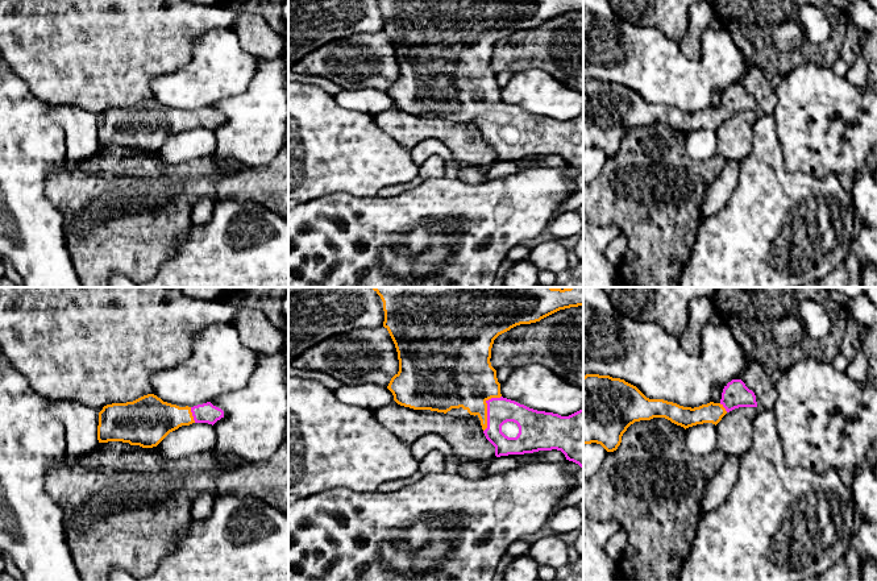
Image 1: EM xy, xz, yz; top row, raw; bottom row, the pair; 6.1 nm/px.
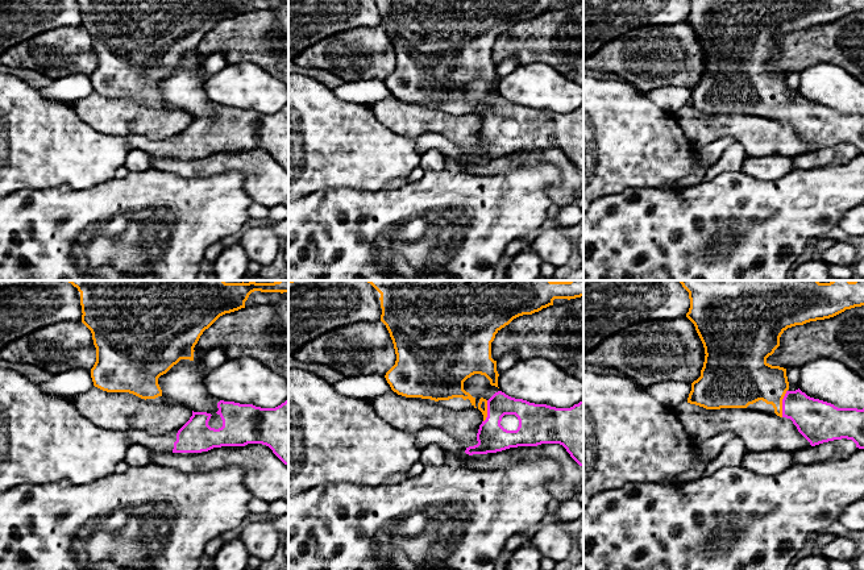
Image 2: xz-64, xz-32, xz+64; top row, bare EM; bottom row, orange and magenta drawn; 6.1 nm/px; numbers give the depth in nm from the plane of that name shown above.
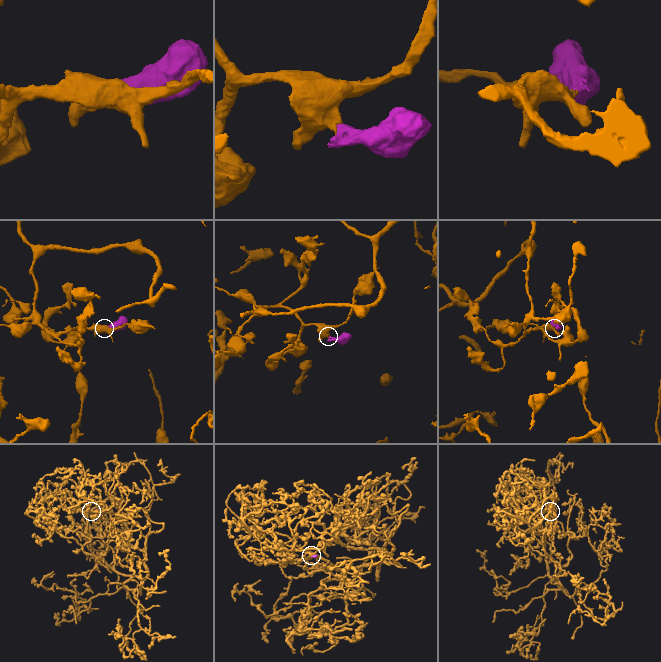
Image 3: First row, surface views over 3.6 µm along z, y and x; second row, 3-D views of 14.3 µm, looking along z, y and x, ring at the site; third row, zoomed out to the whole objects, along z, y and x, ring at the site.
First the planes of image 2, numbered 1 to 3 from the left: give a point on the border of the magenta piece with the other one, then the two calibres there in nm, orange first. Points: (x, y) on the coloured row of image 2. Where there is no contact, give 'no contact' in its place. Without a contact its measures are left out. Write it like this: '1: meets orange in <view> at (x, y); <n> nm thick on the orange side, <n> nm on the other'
1: no contact
2: meets orange in xz-32 at (486, 411); 60 nm thick on the orange side, 180 nm on the other
3: meets orange in xz+64 at (781, 403); 280 nm thick on the orange side, 260 nm on the other

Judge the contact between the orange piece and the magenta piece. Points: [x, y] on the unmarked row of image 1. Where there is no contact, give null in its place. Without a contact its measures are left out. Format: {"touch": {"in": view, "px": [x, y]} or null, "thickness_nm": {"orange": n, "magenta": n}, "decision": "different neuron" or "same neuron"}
{"touch": {"in": "xz", "px": [486, 115]}, "thickness_nm": {"orange": 360, "magenta": 160}, "decision": "same neuron"}

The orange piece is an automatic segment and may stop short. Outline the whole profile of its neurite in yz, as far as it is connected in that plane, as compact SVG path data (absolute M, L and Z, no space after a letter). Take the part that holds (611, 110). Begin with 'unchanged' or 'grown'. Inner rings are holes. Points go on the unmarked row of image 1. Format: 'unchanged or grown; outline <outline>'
grown; outline M586 79L583 82L583 149L600 149L607 157L614 157L622 148L622 141L635 126L665 123L685 134L697 129L718 129L722 123L739 112L757 112L756 100L741 84L728 87L719 108L710 107L699 112L683 112L664 104L649 104L636 91L610 80Z

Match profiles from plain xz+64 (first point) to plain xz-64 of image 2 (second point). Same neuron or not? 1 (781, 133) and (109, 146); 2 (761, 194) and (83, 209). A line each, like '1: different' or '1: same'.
1: different
2: same

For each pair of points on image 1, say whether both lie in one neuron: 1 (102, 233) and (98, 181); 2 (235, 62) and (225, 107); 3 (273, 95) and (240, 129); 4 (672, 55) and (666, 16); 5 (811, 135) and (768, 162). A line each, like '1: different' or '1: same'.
1: same
2: different
3: same
4: different
5: different

